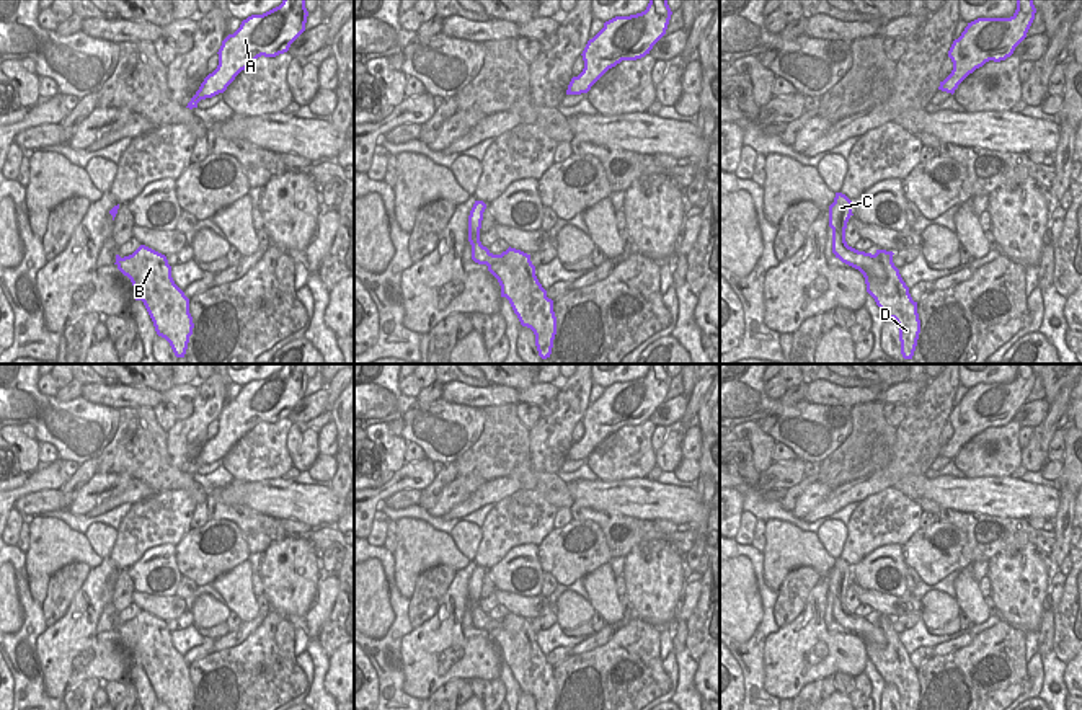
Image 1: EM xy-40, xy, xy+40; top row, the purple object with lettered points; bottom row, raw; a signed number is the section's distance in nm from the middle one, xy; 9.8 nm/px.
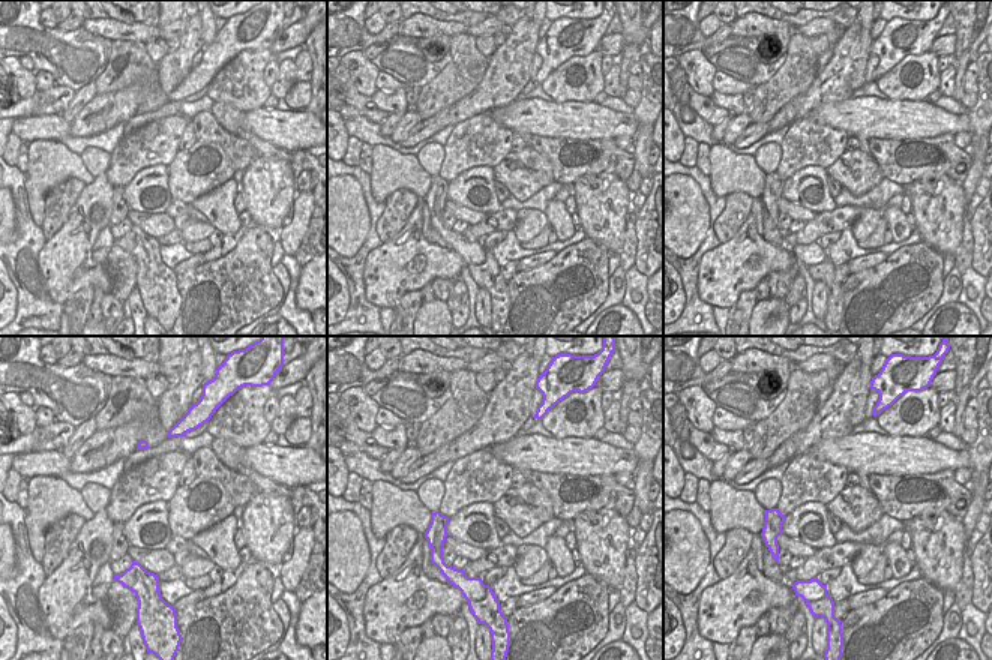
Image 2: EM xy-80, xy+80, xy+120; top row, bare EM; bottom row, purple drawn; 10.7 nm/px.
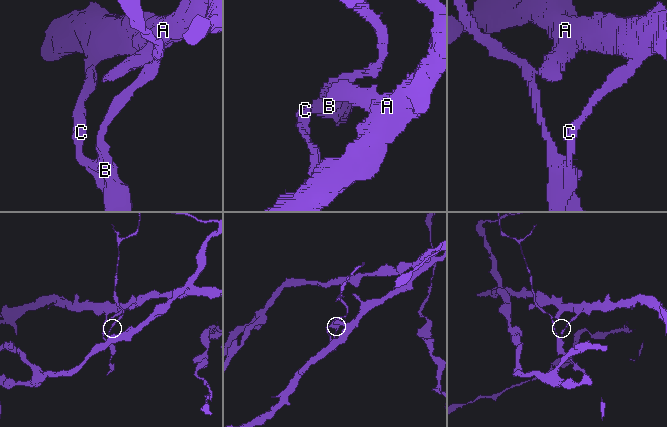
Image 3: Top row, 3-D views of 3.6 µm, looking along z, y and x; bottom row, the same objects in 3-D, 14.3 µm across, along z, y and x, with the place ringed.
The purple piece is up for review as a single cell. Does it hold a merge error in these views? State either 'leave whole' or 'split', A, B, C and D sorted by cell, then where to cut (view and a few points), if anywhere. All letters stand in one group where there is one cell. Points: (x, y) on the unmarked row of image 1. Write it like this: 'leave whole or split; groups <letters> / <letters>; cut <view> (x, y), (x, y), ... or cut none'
split; groups A C / B D; cut xy+40 (873, 621), (883, 634), (883, 648)

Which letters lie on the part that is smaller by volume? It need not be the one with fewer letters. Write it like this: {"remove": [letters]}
{"remove": ["B", "D"]}

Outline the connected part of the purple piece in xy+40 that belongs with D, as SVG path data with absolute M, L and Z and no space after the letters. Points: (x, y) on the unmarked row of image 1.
M876 615L875 623L883 630L886 646L880 648L873 640L863 640L867 658L886 684L896 686L901 710L917 710L920 699L917 668L912 666L909 653L894 632L893 620L893 617Z

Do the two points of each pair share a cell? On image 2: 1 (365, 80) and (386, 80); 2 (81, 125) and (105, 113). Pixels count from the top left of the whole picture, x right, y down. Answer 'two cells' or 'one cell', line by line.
1: two cells
2: one cell

